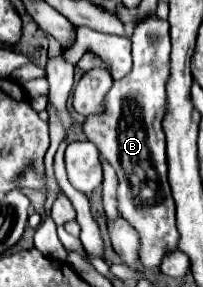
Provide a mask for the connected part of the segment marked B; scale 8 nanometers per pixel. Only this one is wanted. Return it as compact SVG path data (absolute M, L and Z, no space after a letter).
M147 17L143 25L135 25L131 41L133 41L133 67L129 75L115 81L111 91L107 93L107 113L103 113L103 117L85 119L85 133L87 133L87 139L91 139L97 145L99 153L117 171L119 211L123 219L127 219L141 237L143 269L159 271L163 257L179 249L177 247L179 231L175 225L175 203L173 203L169 181L167 181L167 155L165 155L165 131L163 131L163 119L167 113L167 79L169 79L169 53L171 53L169 23L157 17Z

